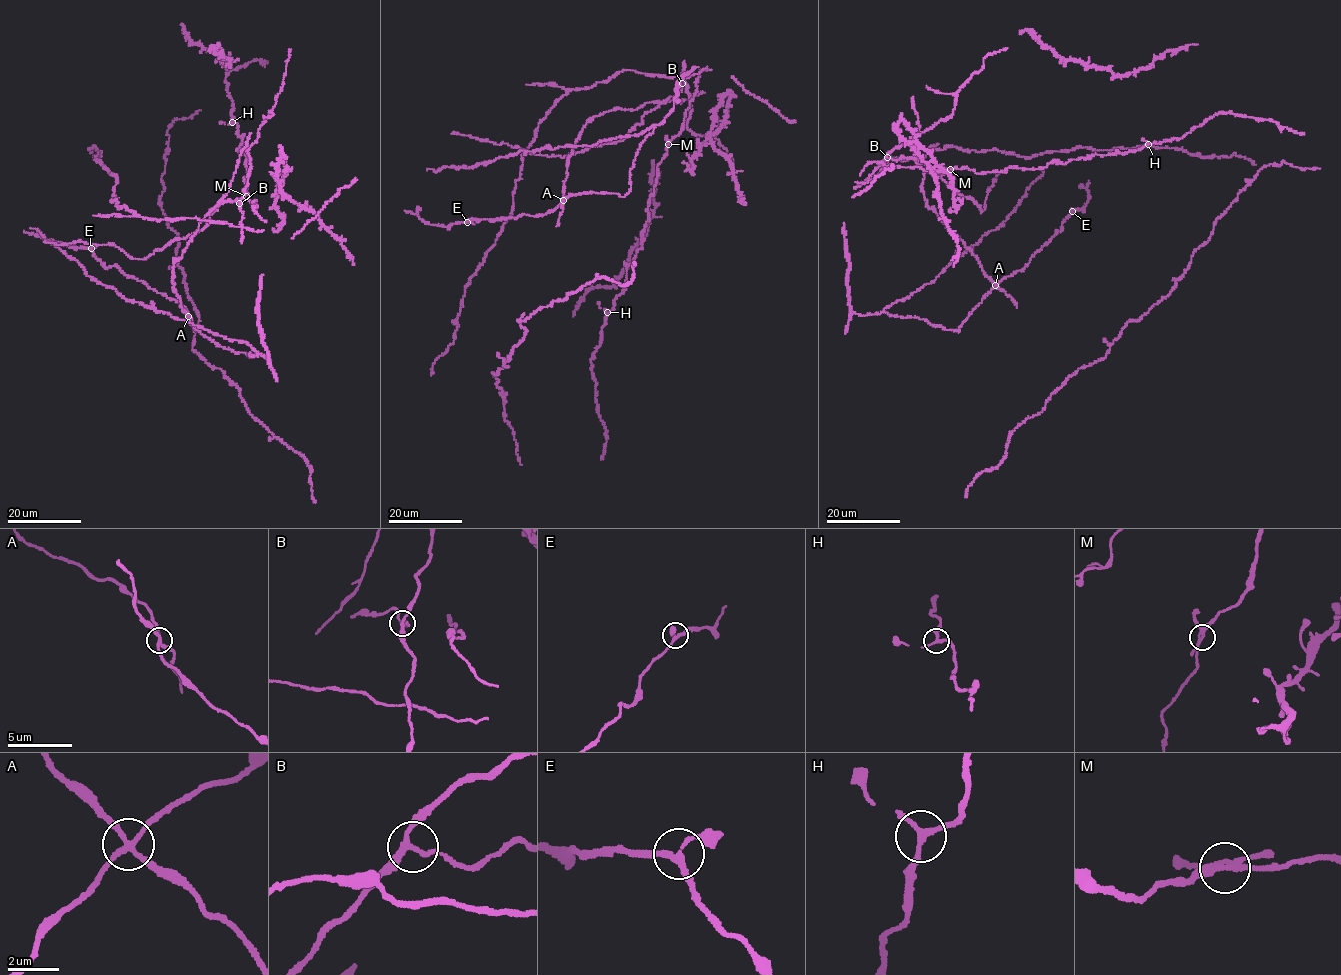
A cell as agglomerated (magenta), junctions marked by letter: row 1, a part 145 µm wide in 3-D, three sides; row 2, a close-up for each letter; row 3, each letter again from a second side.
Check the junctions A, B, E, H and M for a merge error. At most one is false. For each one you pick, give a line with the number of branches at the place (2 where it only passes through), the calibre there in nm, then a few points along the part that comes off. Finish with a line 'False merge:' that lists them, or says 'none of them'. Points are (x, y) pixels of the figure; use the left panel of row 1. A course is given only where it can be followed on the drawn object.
A: 4 branches meet; 220 nm thick; foreign part runs (188, 316), (173, 288), (173, 263), (200, 221), (226, 193), (251, 132)
False merge: A

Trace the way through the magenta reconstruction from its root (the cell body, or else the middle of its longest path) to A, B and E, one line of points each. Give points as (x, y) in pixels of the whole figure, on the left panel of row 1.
A: (148, 218), (200, 218), (241, 227), (241, 203), (222, 200), (199, 224), (174, 264), (173, 289), (188, 316)
B: (148, 218), (200, 218), (241, 227), (243, 216), (239, 203)
E: (148, 218), (241, 227), (241, 203), (222, 200), (174, 264), (188, 315), (91, 248)

